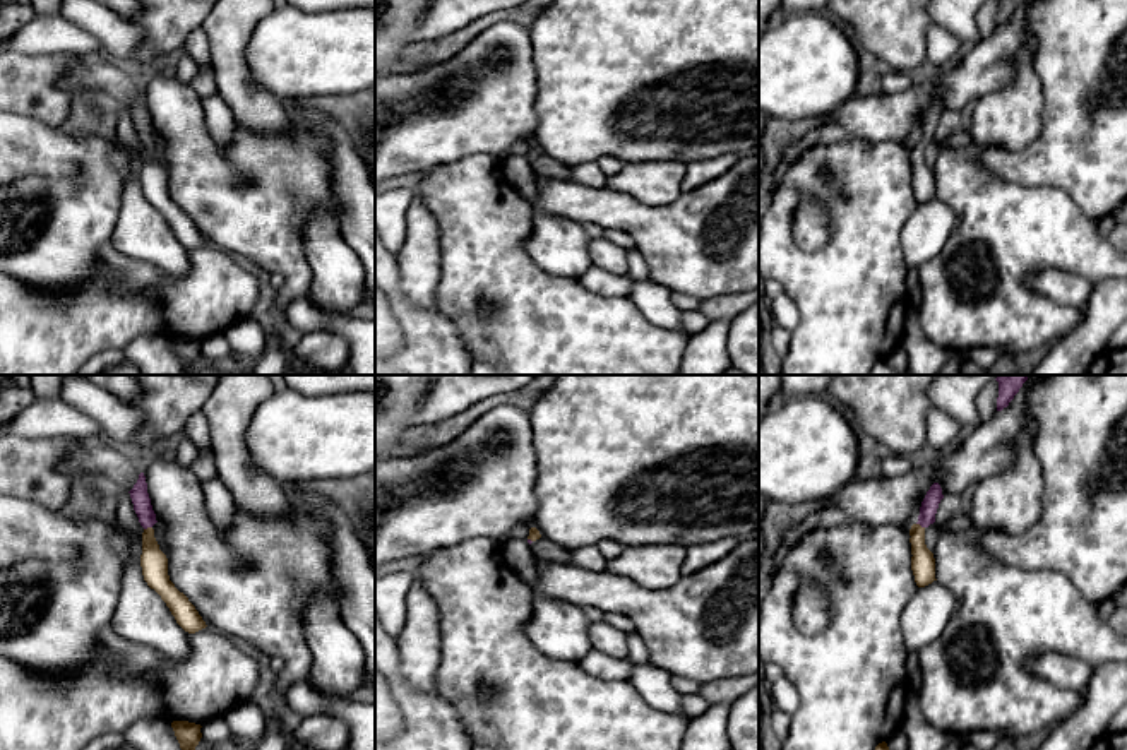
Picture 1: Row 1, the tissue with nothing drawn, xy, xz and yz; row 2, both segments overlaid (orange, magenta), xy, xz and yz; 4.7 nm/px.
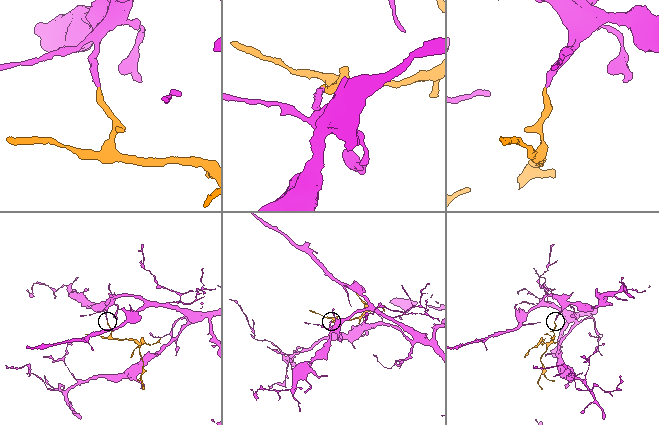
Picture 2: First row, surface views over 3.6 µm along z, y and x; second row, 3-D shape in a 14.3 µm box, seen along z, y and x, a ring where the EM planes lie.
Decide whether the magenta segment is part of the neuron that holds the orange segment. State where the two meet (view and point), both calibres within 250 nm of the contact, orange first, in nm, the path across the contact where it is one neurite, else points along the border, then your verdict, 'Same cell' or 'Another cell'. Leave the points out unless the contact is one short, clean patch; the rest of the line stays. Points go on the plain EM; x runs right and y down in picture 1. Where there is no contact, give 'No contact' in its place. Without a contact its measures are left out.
Touches orange at xy (148, 144). Thickness 130 nm (orange) against 90 nm. Path across: xy (155, 180), (148, 144), (148, 134), (139, 112). Same cell

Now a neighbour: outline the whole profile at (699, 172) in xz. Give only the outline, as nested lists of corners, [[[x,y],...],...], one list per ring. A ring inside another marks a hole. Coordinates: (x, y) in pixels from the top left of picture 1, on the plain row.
[[[726,152],[719,154],[716,158],[707,159],[695,159],[687,164],[687,173],[682,182],[682,192],[692,192],[721,175],[724,175],[728,170],[731,170],[740,159],[740,154]]]

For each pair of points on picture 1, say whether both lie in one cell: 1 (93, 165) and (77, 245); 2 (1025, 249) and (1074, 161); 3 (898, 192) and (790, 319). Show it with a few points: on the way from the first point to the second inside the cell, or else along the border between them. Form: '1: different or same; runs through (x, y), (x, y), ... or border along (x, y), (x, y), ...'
1: same; runs through (93, 185), (93, 199), (77, 216), (77, 225)
2: different; border along (1019, 182), (1059, 187), (1086, 216)
3: different; border along (783, 291), (799, 312), (799, 324), (792, 331)

